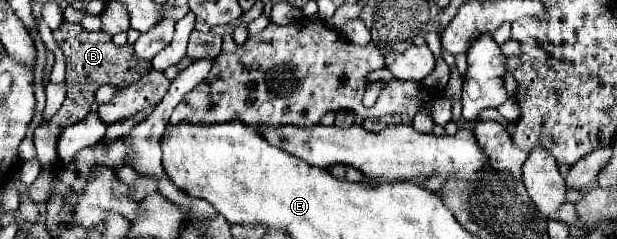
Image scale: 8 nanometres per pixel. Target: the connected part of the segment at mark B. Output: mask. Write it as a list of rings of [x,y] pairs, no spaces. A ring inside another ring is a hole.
[[[62,22],[58,30],[54,30],[54,40],[58,42],[58,46],[64,52],[64,60],[66,60],[66,98],[62,102],[62,108],[58,110],[58,114],[50,120],[40,124],[34,130],[34,142],[36,142],[36,158],[42,166],[42,170],[50,170],[56,160],[56,148],[46,146],[46,142],[54,136],[58,136],[58,132],[62,132],[62,128],[80,122],[82,118],[88,116],[92,104],[94,104],[94,94],[100,86],[104,84],[112,84],[116,88],[126,88],[130,84],[134,84],[138,78],[142,78],[152,64],[148,62],[146,66],[138,66],[138,62],[134,62],[132,66],[132,54],[134,48],[130,44],[124,46],[114,46],[112,44],[112,36],[106,32],[88,32],[84,30],[80,24],[70,24],[70,22]]]

